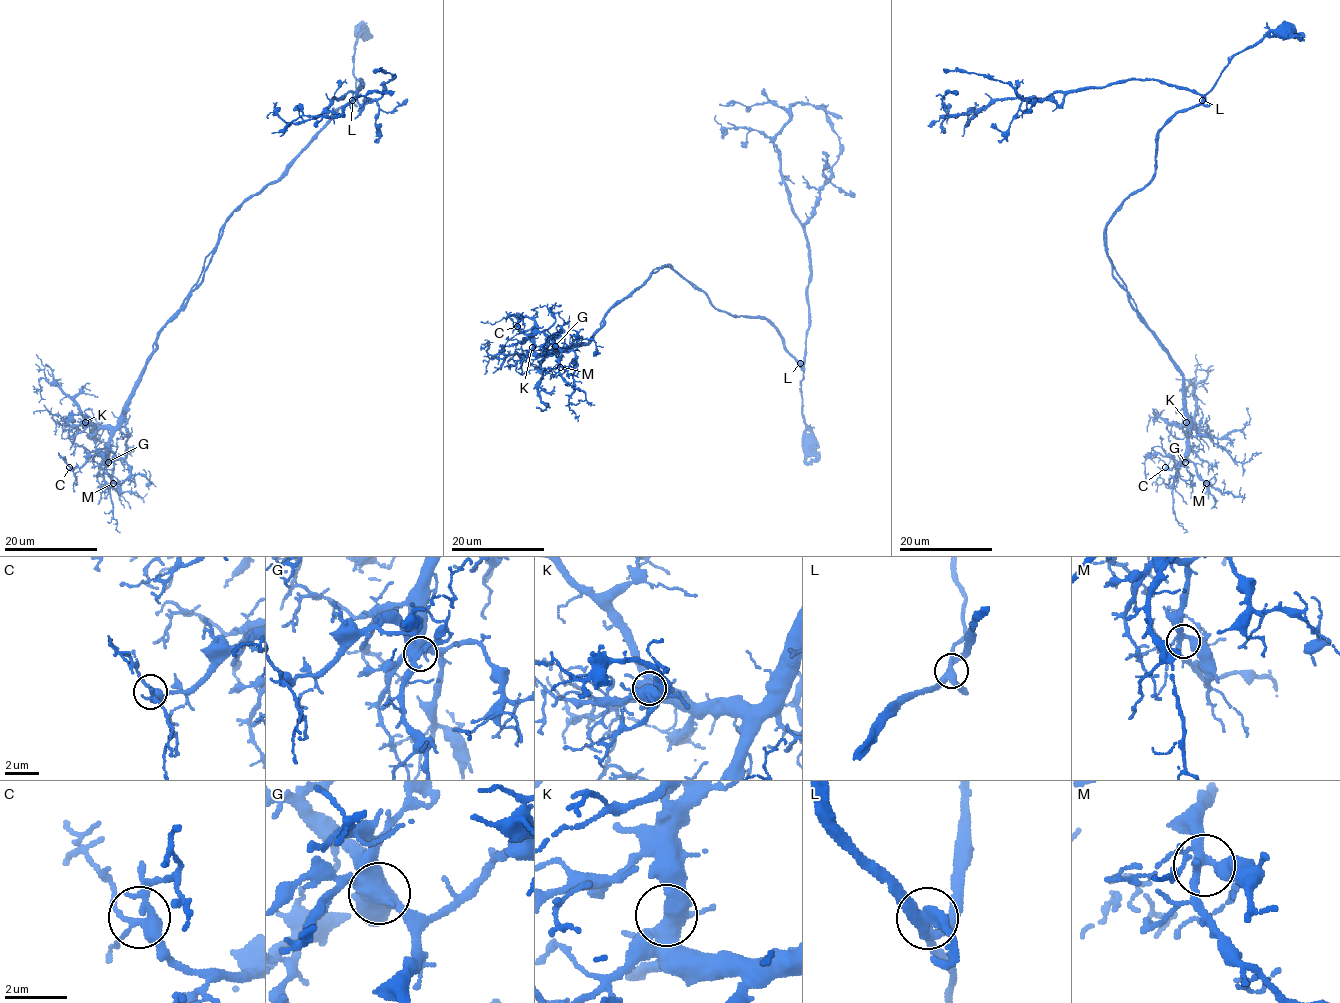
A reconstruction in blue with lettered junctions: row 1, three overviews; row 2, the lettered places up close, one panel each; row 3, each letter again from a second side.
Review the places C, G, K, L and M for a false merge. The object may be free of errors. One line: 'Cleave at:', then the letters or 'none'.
Cleave at: none

